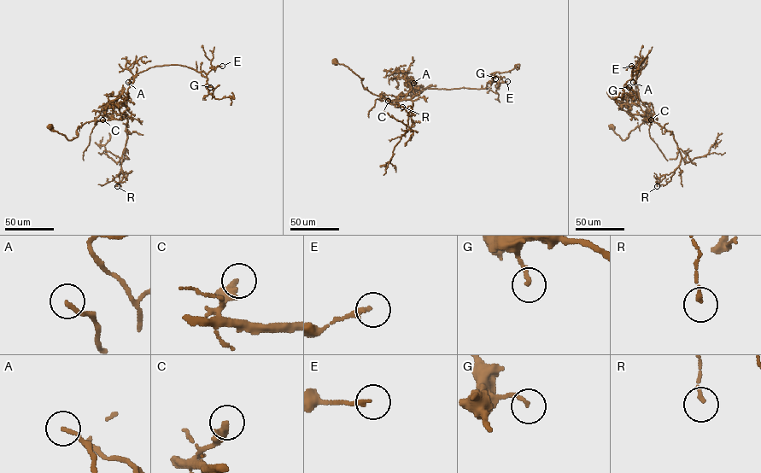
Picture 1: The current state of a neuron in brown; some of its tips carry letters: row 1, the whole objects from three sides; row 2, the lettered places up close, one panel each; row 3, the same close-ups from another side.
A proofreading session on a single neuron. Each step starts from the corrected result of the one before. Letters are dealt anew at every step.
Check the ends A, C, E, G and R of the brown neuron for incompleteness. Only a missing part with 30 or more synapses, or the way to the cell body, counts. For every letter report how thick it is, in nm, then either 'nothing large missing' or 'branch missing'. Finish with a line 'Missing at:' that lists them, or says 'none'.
A: 160 nm | branch missing
C: 360 nm | nothing large missing
E: 190 nm | nothing large missing
G: 170 nm | nothing large missing
R: 140 nm | nothing large missing
Missing at: A

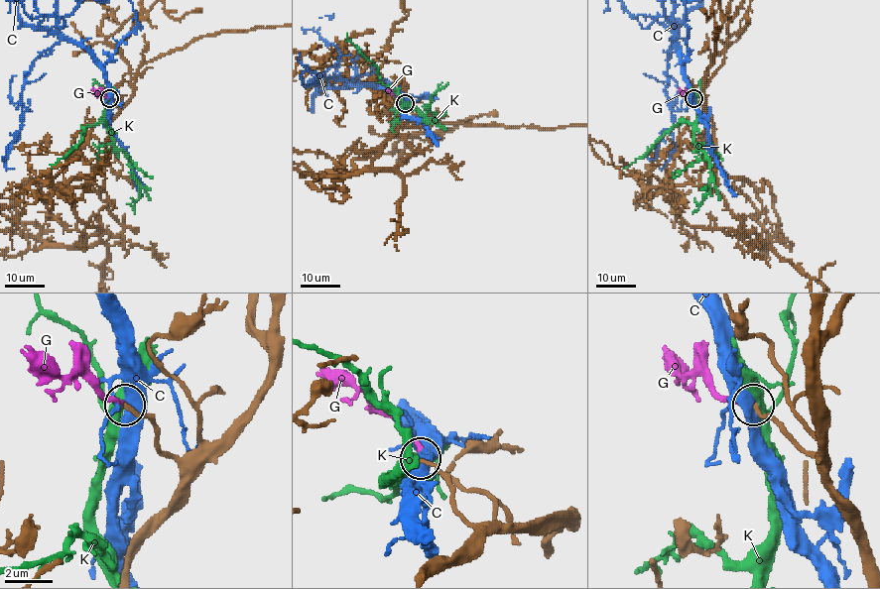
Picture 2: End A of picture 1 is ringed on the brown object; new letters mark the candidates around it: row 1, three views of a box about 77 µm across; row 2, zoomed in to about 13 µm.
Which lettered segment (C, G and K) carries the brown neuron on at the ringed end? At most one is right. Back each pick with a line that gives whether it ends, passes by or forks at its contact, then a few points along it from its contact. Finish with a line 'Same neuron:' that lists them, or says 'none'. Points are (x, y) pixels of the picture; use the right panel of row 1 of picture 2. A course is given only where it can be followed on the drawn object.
G: it ends
Same neuron: G

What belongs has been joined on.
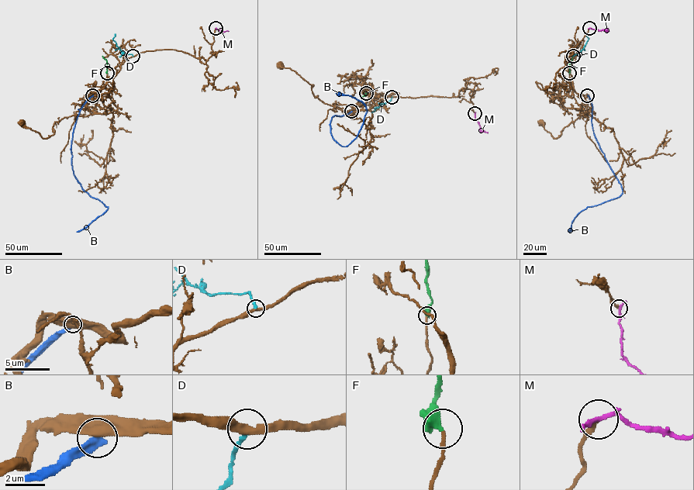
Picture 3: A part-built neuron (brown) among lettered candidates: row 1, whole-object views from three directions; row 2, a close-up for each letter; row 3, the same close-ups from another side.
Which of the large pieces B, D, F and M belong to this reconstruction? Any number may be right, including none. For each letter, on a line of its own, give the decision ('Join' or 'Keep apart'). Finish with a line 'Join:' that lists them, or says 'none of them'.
B: Keep apart
D: Keep apart
F: Join
M: Keep apart
Join: F

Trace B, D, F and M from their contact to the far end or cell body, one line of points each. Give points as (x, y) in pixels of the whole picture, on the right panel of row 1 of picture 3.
B: (588, 95), (592, 104), (594, 135), (621, 184), (623, 193), (619, 196), (581, 210), (575, 216), (569, 232)
D: (573, 56), (578, 54), (584, 47), (588, 39), (588, 34)
F: (569, 73), (573, 56)
M: (589, 28), (609, 31)

